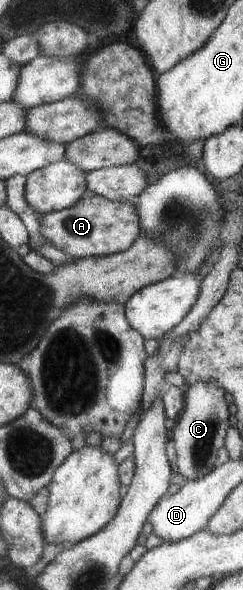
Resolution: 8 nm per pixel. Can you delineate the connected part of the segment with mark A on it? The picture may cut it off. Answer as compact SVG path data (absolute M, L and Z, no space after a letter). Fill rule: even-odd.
M86 191L71 207L42 214L39 219L39 233L49 245L59 249L72 260L105 257L126 250L137 239L139 217L131 200L112 202Z

